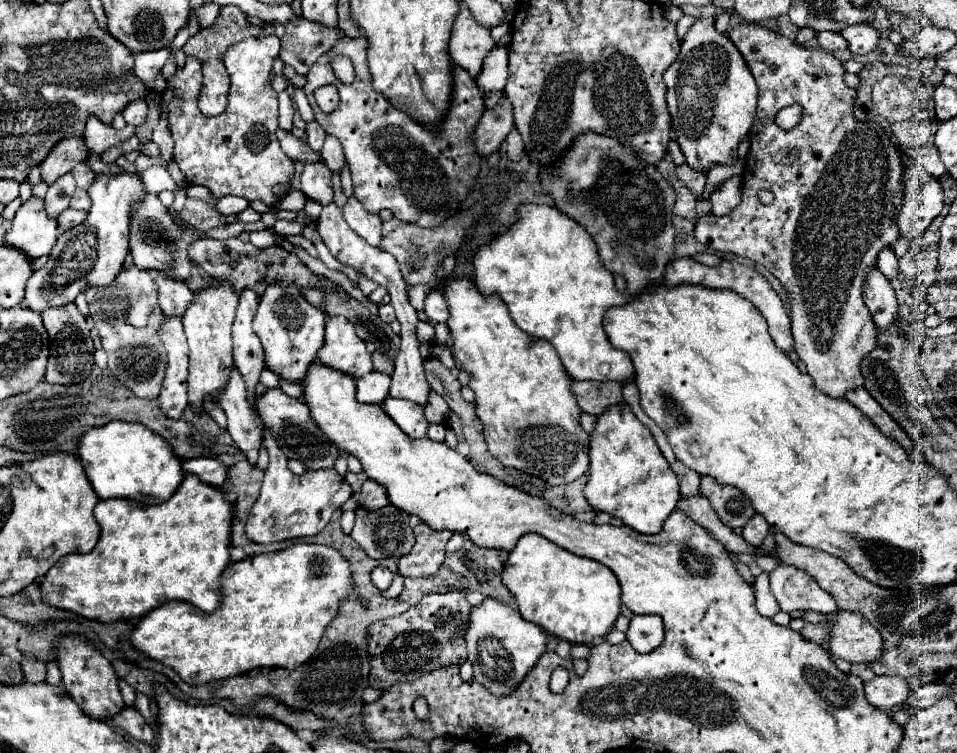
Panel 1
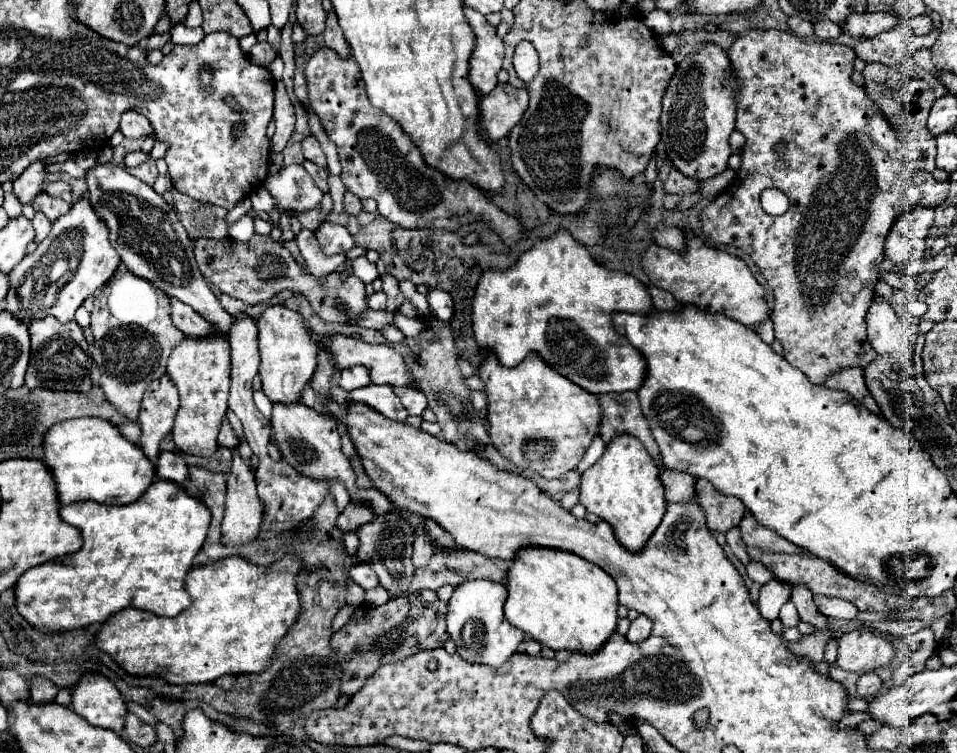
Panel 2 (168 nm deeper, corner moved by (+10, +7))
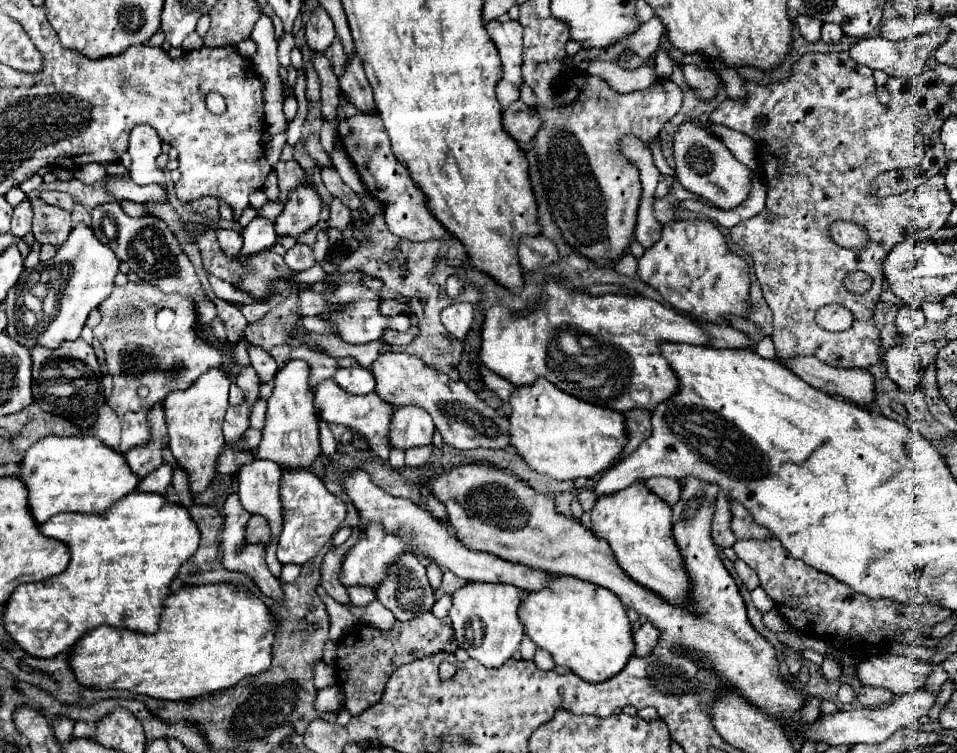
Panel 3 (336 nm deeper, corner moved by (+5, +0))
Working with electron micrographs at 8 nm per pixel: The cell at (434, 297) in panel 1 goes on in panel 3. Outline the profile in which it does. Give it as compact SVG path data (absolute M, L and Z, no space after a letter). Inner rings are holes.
M468 302L450 304L448 308L442 310L442 324L452 336L462 340L466 336L466 332L470 330L470 324L474 318L472 312L474 312L474 306Z

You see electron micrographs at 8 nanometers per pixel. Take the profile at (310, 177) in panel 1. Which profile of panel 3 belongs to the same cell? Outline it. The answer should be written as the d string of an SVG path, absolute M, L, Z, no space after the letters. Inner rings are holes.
M306 182L288 192L288 200L284 204L282 214L274 220L274 228L278 236L294 236L298 238L302 232L312 228L320 220L322 212L322 198L316 188Z

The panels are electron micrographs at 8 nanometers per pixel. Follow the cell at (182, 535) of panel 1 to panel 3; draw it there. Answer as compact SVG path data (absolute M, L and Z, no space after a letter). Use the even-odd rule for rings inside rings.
M132 492L102 514L56 514L40 524L42 534L68 544L72 558L68 568L42 582L22 584L6 604L4 620L8 634L30 656L52 658L68 652L80 636L108 624L116 628L132 628L144 634L158 630L164 612L164 600L170 594L170 582L176 578L180 566L194 556L200 542L200 530L190 512L182 504L168 502L162 494Z

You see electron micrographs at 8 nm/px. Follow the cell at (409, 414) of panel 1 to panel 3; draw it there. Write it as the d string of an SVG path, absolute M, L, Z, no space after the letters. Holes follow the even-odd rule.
M324 380L314 390L314 406L316 406L316 412L322 420L326 420L330 424L332 422L344 424L350 430L360 432L366 438L366 442L374 454L380 456L384 461L389 459L390 424L392 424L394 406L388 404L386 400L380 400L380 396L376 396L376 392L370 392L366 396L352 396L352 394L344 392L336 382Z

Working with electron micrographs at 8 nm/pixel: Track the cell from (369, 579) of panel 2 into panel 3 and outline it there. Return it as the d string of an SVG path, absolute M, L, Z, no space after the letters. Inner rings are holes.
M352 586L350 588L350 602L356 606L366 606L372 600L376 600L376 590L364 588L364 586Z

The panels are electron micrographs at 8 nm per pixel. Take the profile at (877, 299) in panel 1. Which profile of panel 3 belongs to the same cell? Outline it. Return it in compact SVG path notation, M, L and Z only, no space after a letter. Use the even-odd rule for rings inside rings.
M896 344L890 346L884 354L884 364L888 370L888 376L906 392L910 392L920 382L920 356L914 346L908 344Z

